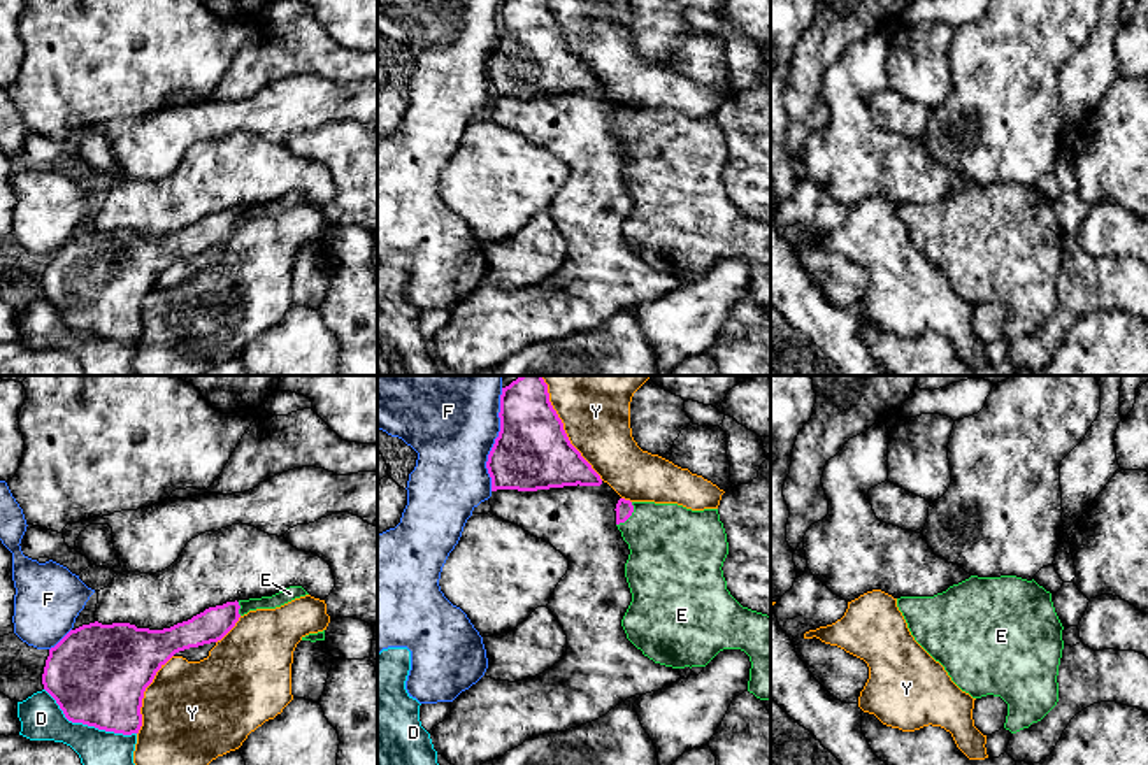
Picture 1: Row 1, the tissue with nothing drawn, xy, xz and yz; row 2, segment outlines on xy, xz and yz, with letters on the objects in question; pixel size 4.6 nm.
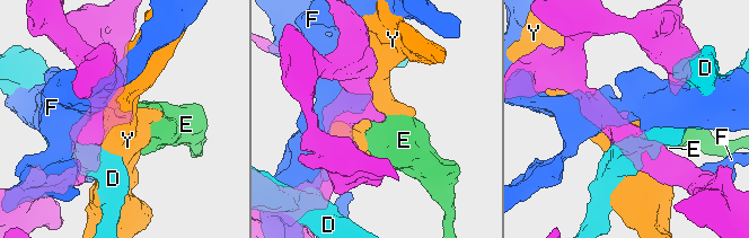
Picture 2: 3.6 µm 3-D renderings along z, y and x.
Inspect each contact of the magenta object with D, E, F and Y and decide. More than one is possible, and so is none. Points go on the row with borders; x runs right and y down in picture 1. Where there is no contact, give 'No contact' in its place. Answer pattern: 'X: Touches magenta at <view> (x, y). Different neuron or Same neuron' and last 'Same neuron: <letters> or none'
D: Touches magenta at xy (86, 723). Different neuron
E: Touches magenta at xz (629, 516). Same neuron
F: Touches magenta at xz (495, 439). Different neuron
Y: Touches magenta at xz (562, 428). Different neuron
Same neuron: E

